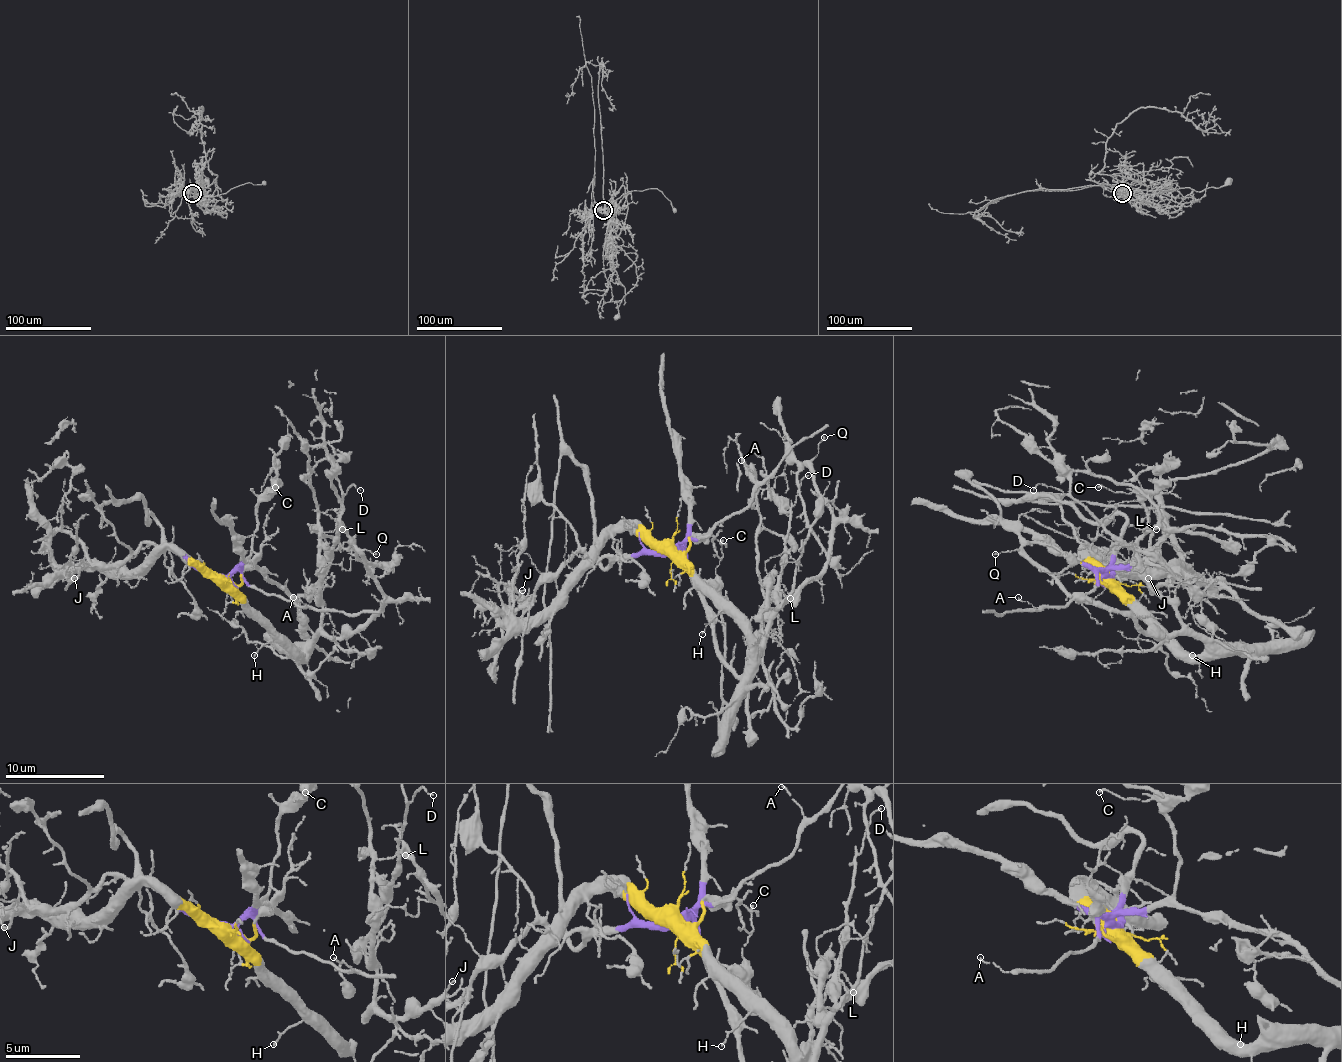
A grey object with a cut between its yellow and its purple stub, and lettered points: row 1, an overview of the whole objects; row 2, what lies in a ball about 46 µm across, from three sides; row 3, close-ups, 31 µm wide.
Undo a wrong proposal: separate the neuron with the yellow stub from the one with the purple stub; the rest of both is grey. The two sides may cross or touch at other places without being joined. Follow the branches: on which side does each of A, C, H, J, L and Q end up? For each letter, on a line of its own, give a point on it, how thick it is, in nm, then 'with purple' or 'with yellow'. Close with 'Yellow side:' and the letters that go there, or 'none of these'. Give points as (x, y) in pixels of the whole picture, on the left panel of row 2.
A: at (293, 597); 90 nm thick; with purple
C: at (275, 487); 110 nm thick; with purple
H: at (254, 655); 90 nm thick; with yellow
J: at (74, 578); 110 nm thick; with yellow
L: at (342, 529); 90 nm thick; with yellow
Q: at (376, 554); 110 nm thick; with yellow
Yellow side: H, J, L, Q

